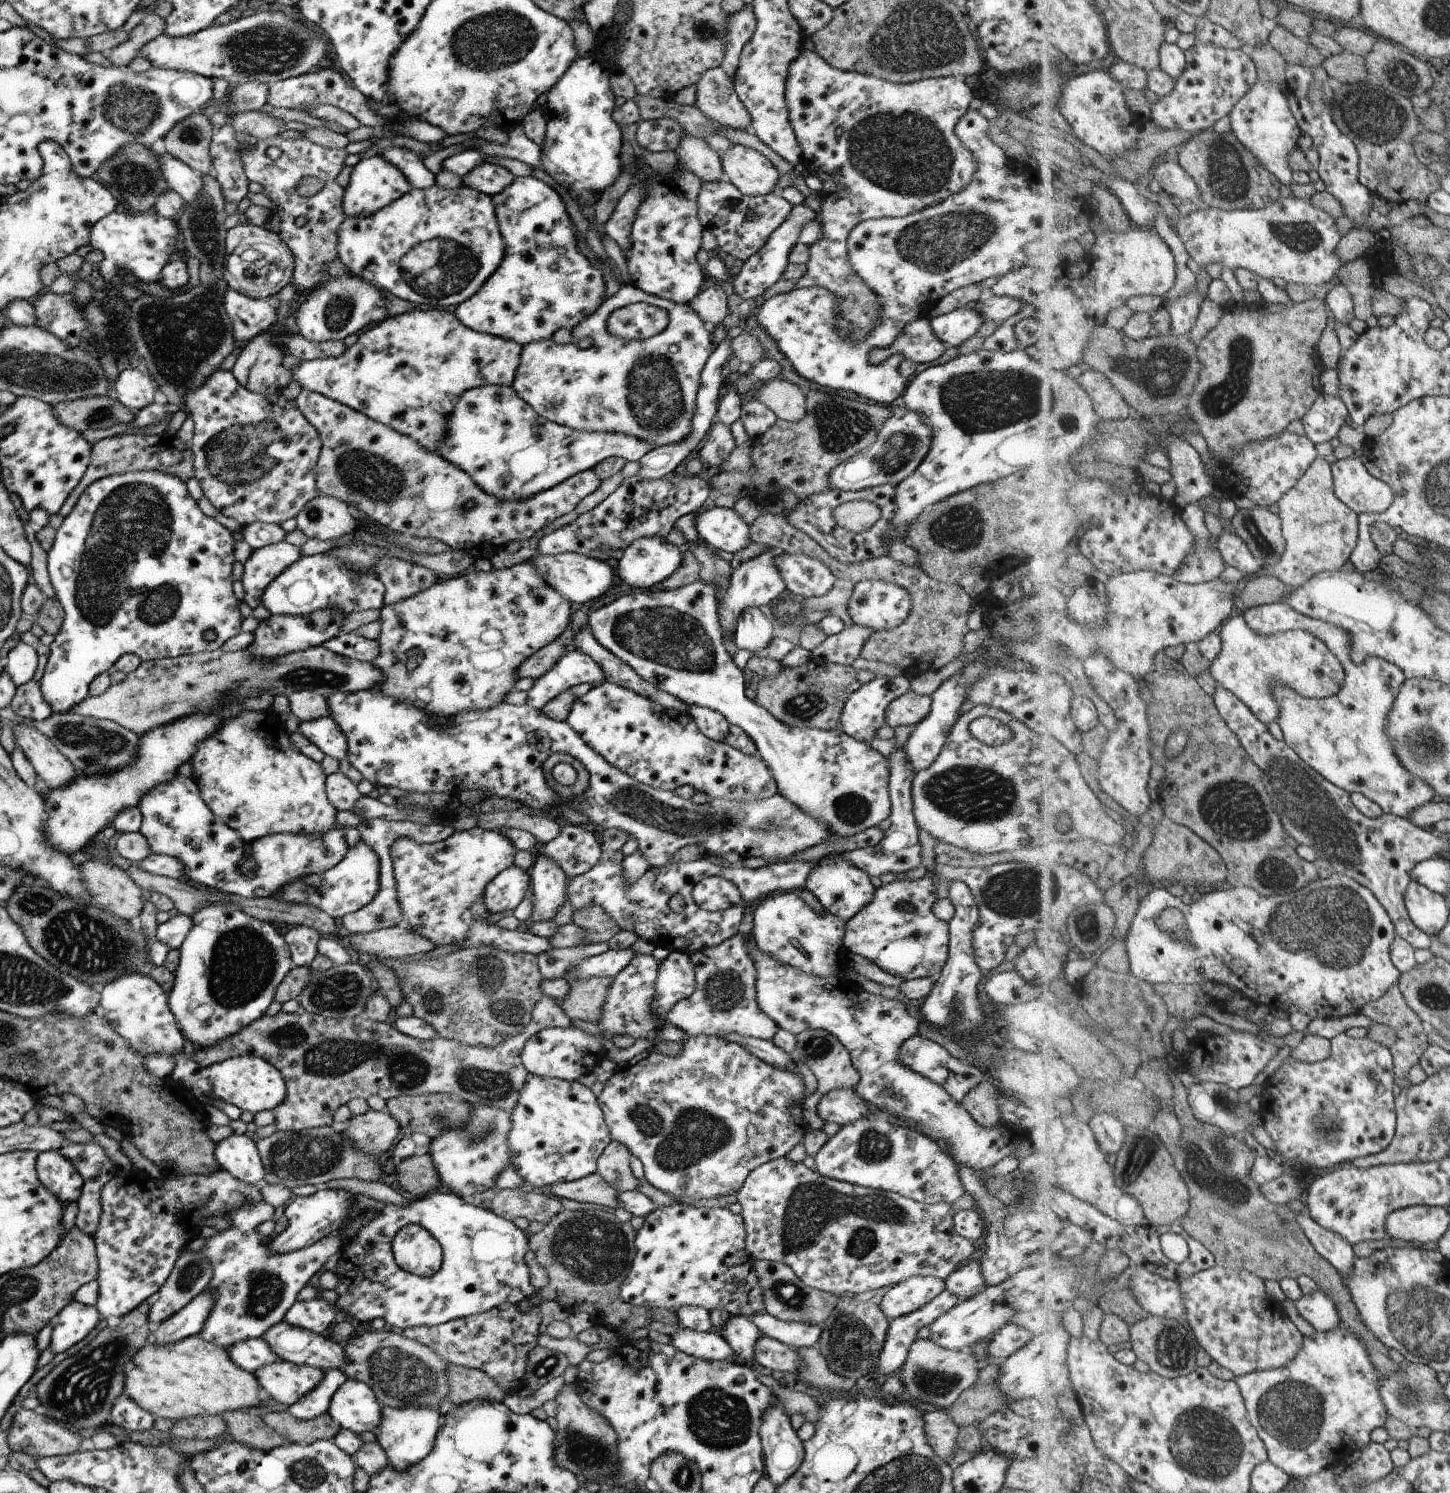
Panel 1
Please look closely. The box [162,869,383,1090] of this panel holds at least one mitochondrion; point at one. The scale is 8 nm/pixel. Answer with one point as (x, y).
(241, 964)

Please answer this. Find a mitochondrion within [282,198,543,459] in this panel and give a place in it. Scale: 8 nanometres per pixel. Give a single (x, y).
(439, 268)

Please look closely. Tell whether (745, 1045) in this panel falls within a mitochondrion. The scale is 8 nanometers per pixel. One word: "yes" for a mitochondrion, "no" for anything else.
no

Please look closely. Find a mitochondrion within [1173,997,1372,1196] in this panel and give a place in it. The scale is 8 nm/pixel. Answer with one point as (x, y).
(1328, 1129)

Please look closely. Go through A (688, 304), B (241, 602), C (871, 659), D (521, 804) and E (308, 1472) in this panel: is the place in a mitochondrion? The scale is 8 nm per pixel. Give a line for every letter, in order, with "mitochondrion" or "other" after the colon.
A: other
B: other
C: other
D: other
E: mitochondrion

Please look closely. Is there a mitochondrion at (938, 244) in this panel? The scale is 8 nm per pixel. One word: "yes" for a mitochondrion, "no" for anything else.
yes

